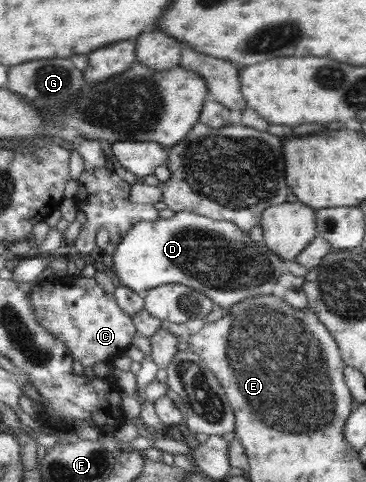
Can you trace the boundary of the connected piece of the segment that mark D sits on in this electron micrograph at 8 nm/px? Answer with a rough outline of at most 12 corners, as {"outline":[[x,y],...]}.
{"outline":[[139,222],[121,285],[183,284],[224,308],[273,294],[287,261],[237,223]]}

